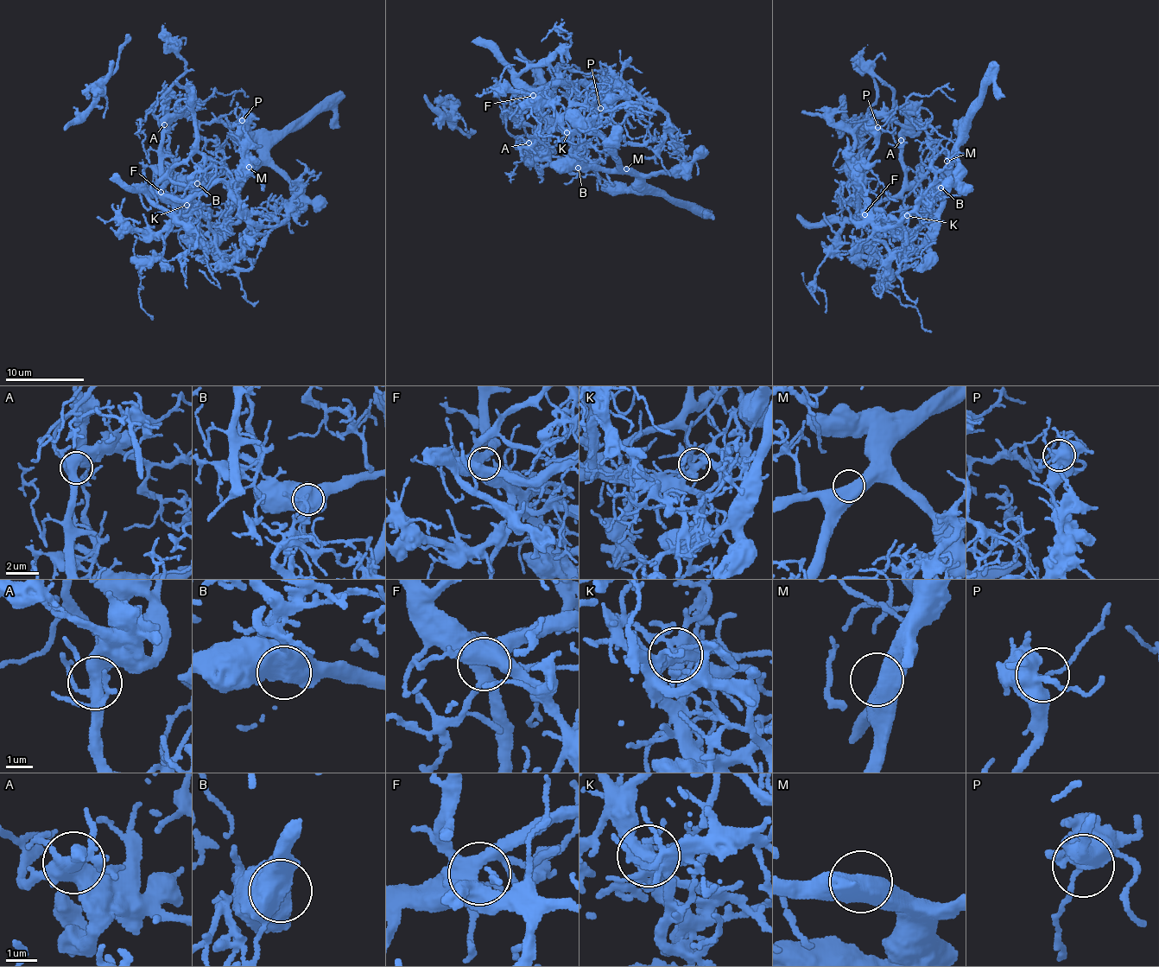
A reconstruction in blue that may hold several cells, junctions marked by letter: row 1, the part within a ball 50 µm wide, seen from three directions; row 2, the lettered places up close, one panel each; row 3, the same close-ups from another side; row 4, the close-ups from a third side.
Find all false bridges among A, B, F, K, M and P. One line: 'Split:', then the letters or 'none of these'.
Split: B

